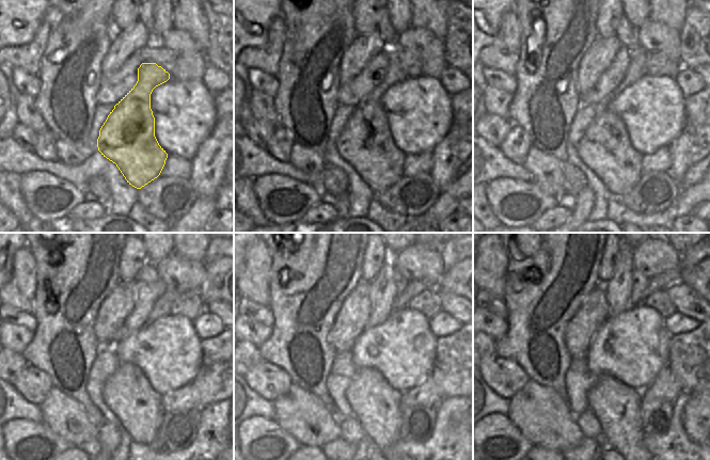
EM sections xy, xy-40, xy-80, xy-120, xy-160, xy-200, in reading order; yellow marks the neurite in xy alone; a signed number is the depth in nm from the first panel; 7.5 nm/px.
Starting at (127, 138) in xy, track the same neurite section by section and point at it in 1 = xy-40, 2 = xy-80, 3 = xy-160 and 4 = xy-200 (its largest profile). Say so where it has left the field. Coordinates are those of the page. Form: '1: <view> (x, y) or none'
1: xy-40 (365, 142)
2: xy-80 (605, 147)
3: xy-160 (377, 405)
4: xy-200 (617, 407)

